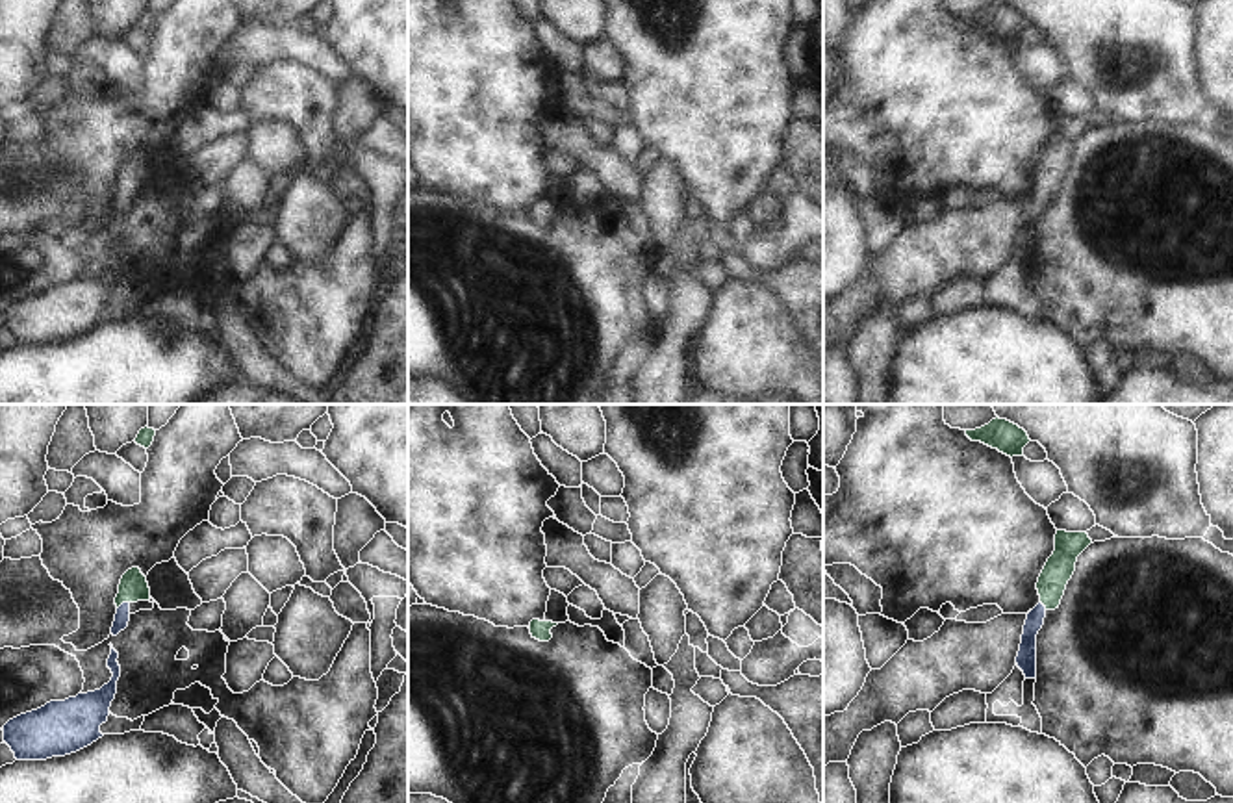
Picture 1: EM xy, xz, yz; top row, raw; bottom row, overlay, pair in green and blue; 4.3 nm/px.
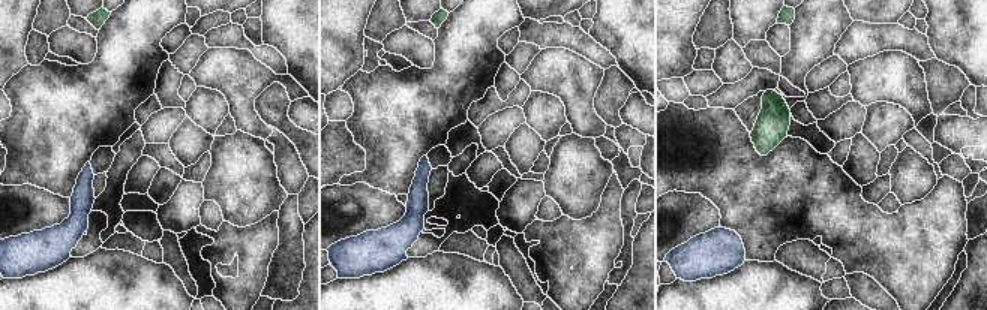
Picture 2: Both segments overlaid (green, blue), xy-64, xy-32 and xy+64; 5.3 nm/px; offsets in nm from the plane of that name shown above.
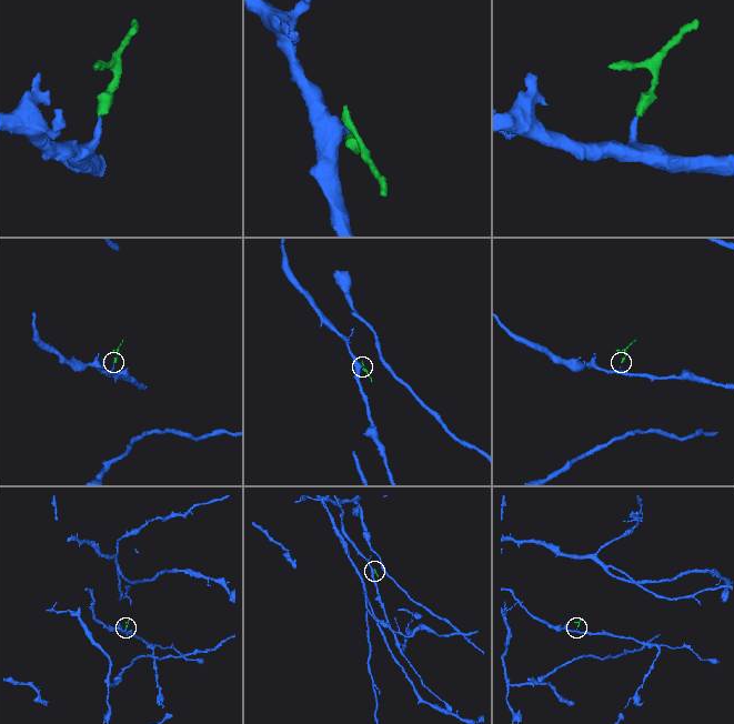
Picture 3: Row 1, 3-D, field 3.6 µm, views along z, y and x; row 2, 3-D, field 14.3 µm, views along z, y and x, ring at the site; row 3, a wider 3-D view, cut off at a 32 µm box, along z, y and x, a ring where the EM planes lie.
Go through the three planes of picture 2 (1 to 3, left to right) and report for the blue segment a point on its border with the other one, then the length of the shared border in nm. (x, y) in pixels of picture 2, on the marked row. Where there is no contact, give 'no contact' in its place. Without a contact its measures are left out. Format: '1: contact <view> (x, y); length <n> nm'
1: no contact
2: no contact
3: no contact

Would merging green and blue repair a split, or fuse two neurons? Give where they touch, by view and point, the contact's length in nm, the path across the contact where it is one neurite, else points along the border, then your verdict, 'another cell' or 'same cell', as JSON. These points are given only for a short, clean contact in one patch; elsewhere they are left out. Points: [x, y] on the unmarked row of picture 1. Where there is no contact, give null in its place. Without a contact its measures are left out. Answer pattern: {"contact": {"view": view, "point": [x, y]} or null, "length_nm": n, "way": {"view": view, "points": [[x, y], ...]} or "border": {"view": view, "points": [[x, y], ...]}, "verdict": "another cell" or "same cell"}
{"contact": {"view": "xy", "point": [123, 186]}, "length_nm": 70, "way": {"view": "xy", "points": [[134, 171], [123, 186], [123, 197]]}, "verdict": "same cell"}

